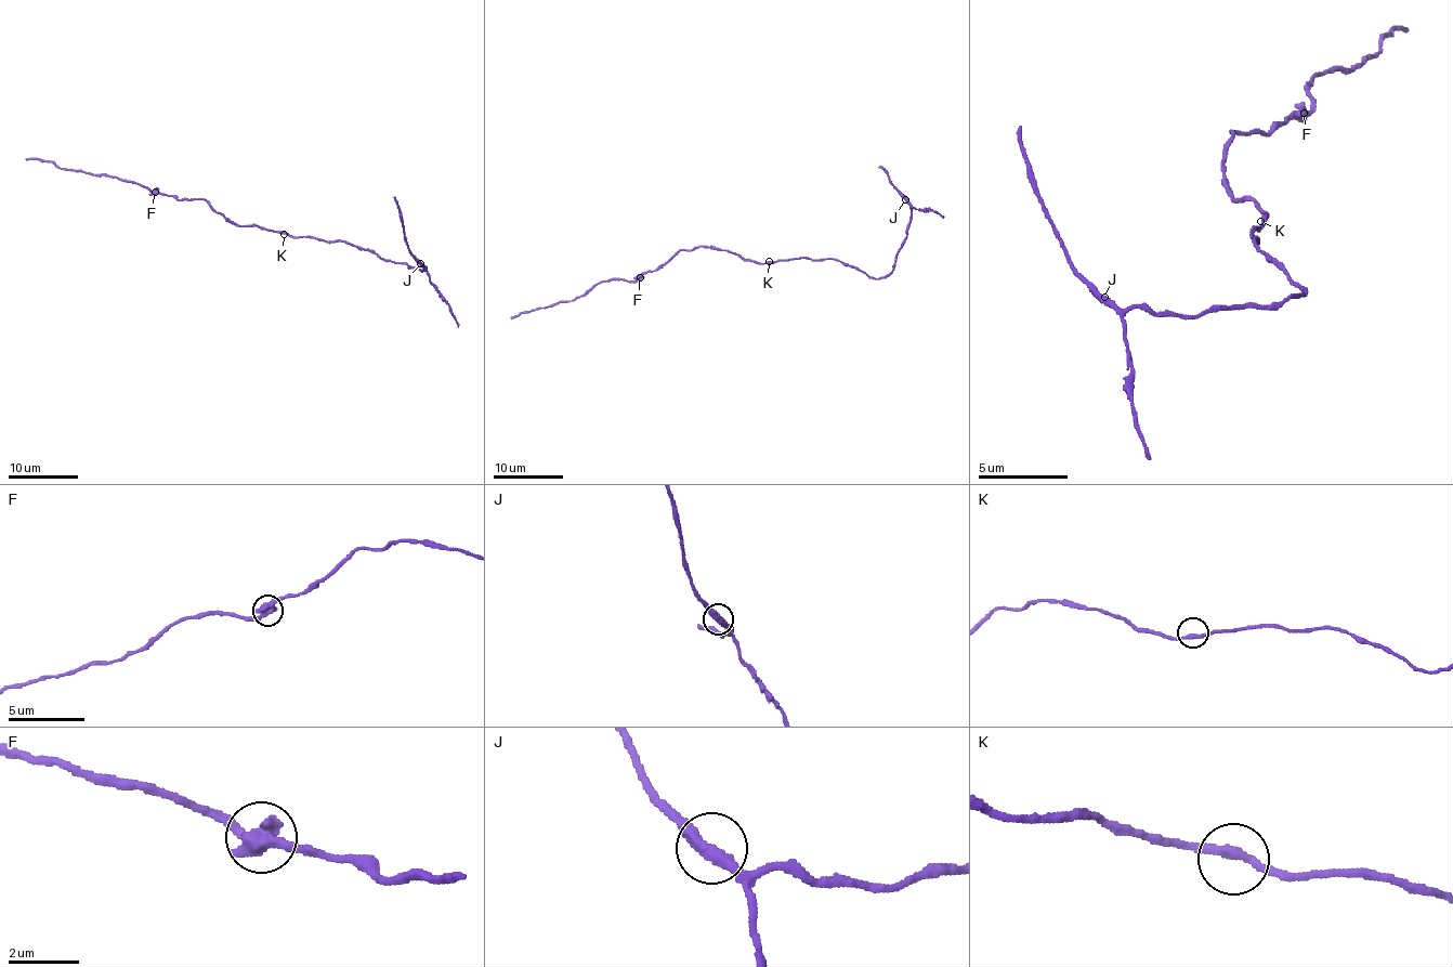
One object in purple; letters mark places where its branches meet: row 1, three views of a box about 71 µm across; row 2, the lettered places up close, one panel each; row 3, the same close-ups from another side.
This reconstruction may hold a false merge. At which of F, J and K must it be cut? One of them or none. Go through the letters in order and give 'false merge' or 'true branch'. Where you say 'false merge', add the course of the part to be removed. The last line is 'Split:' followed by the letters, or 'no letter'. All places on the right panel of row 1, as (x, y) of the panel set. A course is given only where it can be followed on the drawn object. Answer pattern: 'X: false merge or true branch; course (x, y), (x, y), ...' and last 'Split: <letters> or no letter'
F: true branch
J: true branch
K: true branch
Split: no letter

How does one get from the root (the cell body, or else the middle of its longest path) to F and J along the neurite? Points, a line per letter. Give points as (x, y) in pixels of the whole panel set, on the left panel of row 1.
F: (284, 232), (256, 225), (235, 225), (201, 199), (175, 199), (155, 192)
J: (284, 232), (296, 237), (347, 240), (384, 260), (403, 262), (407, 266), (423, 271), (426, 266), (420, 263)

